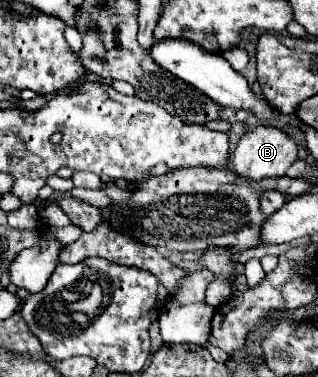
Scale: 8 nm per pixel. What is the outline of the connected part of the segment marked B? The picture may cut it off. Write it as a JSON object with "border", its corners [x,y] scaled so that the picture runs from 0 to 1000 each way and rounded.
{"border":[[[808,332],[802,342],[777,347],[752,369],[752,379],[745,379],[745,390],[739,390],[733,411],[726,411],[726,438],[733,438],[739,459],[758,459],[758,464],[770,464],[783,475],[814,480],[814,475],[840,475],[840,469],[896,464],[896,454],[934,422],[934,406],[940,406],[934,379],[909,353],[896,353],[877,337],[852,337],[852,332]]]}

